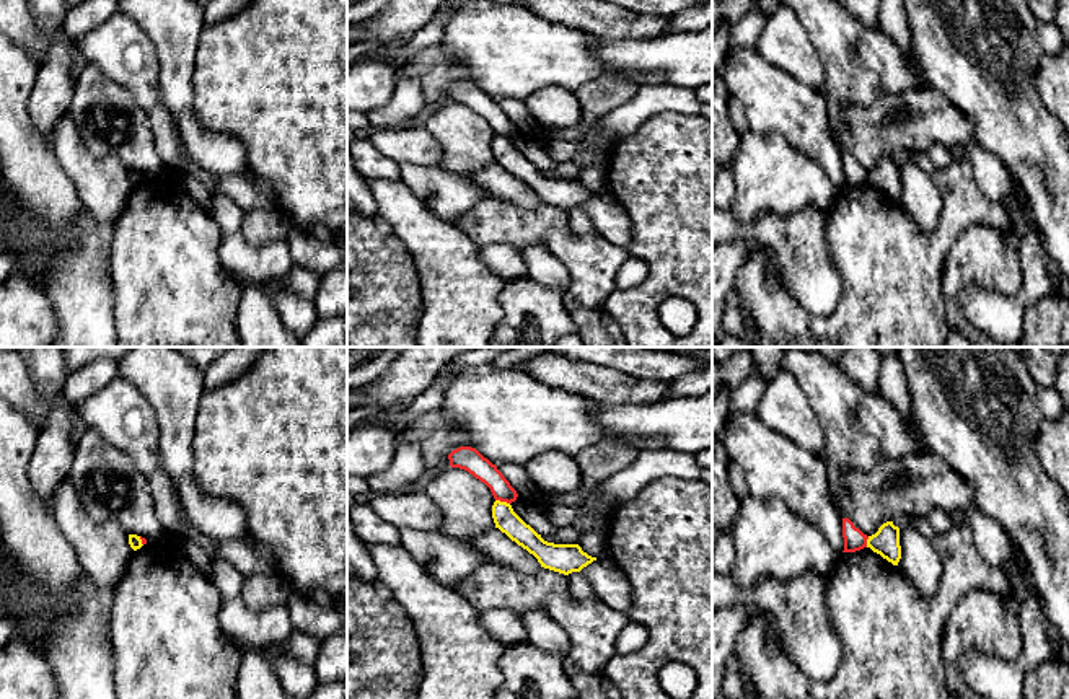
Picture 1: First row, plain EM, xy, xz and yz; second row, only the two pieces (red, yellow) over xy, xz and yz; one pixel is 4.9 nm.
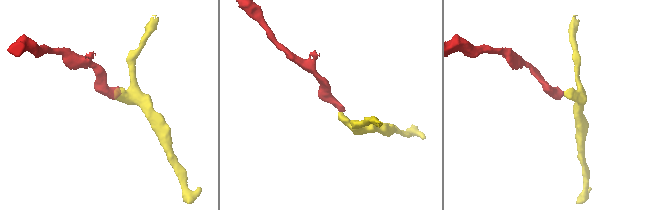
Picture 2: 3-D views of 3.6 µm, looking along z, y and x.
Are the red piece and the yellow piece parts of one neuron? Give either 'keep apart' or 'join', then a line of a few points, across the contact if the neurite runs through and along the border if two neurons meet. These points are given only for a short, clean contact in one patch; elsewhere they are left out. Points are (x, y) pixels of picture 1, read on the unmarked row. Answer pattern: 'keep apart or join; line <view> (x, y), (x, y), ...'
keep apart; line xz (496, 134), (509, 139)

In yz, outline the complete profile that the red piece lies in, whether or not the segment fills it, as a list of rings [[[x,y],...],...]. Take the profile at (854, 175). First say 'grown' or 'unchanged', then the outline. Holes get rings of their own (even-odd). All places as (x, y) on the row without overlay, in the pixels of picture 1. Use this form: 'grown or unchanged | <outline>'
unchanged | [[[842,153],[842,173],[844,173],[844,186],[842,187],[856,187],[867,182],[869,171],[864,169],[849,153]]]

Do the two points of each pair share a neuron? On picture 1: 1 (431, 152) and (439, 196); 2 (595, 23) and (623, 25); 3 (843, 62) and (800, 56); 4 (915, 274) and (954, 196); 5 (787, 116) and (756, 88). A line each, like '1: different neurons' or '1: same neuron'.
1: different neurons
2: same neuron
3: different neurons
4: same neuron
5: same neuron

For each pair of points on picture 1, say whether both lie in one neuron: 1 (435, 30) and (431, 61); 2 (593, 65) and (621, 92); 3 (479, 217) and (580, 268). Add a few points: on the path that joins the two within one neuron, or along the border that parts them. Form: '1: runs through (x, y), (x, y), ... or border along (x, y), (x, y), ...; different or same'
1: border along (437, 46), (419, 49), (400, 64); different
2: border along (637, 85), (615, 74), (600, 74), (574, 92); different
3: runs through (505, 224), (543, 227), (558, 241); same

